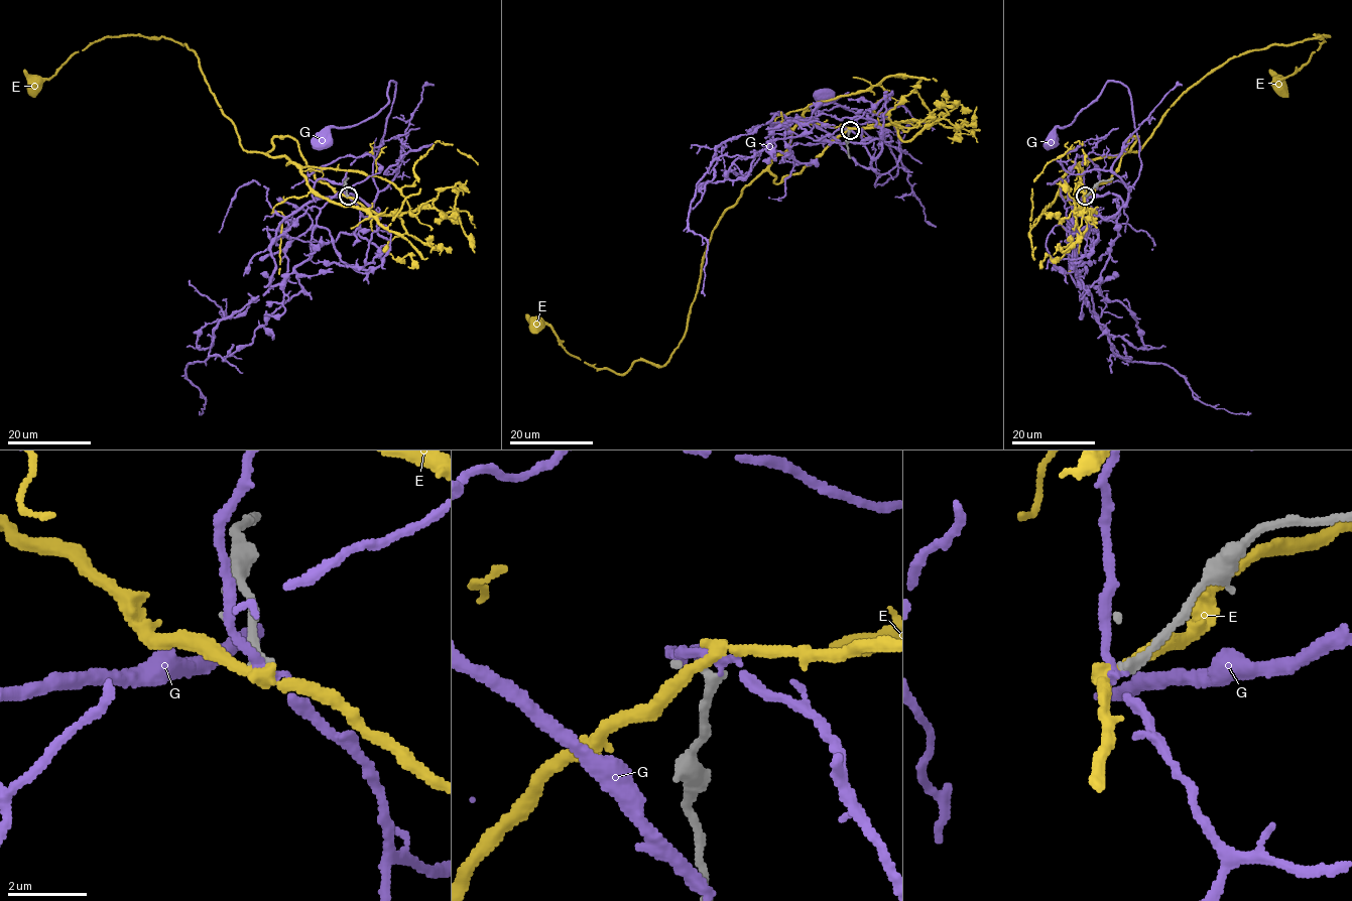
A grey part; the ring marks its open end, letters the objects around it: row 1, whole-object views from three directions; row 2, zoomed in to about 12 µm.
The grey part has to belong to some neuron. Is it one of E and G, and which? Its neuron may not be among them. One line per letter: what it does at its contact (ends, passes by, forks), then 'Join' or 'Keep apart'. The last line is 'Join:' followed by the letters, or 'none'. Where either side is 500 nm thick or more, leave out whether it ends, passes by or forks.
E: It passes by. Keep apart
G: It passes by. Keep apart
Join: none

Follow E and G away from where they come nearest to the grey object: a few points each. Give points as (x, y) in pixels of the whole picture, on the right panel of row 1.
E: (1085, 196), (1112, 176), (1130, 137), (1138, 137), (1125, 153), (1228, 59), (1329, 36), (1278, 83)
G: (1085, 196), (1097, 215), (1113, 216), (1139, 175), (1139, 141), (1126, 87), (1109, 81), (1050, 140)

